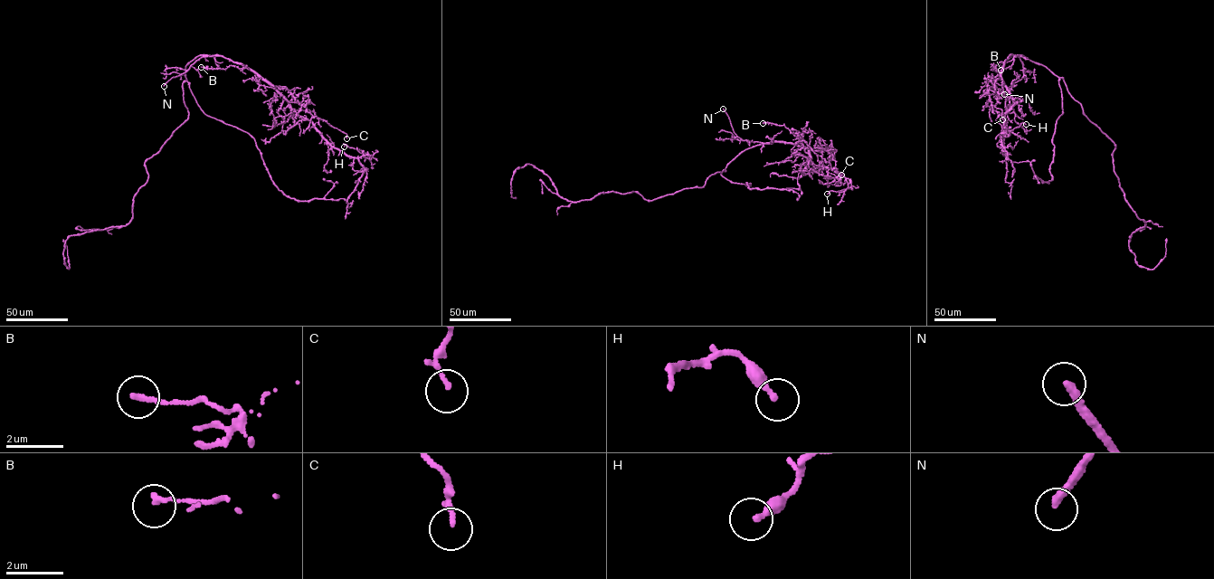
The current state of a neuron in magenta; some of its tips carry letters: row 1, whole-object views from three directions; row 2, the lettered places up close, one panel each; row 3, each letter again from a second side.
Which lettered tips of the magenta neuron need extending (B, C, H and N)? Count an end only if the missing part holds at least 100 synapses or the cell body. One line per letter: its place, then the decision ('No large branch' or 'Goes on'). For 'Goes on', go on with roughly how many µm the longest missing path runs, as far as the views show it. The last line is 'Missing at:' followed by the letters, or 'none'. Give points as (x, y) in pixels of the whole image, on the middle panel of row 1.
B: Place: (763, 123). No large branch
C: Place: (841, 175). No large branch
H: Place: (827, 194). No large branch
N: Place: (723, 109). Goes on. Missing length about 20 µm
Missing at: N

